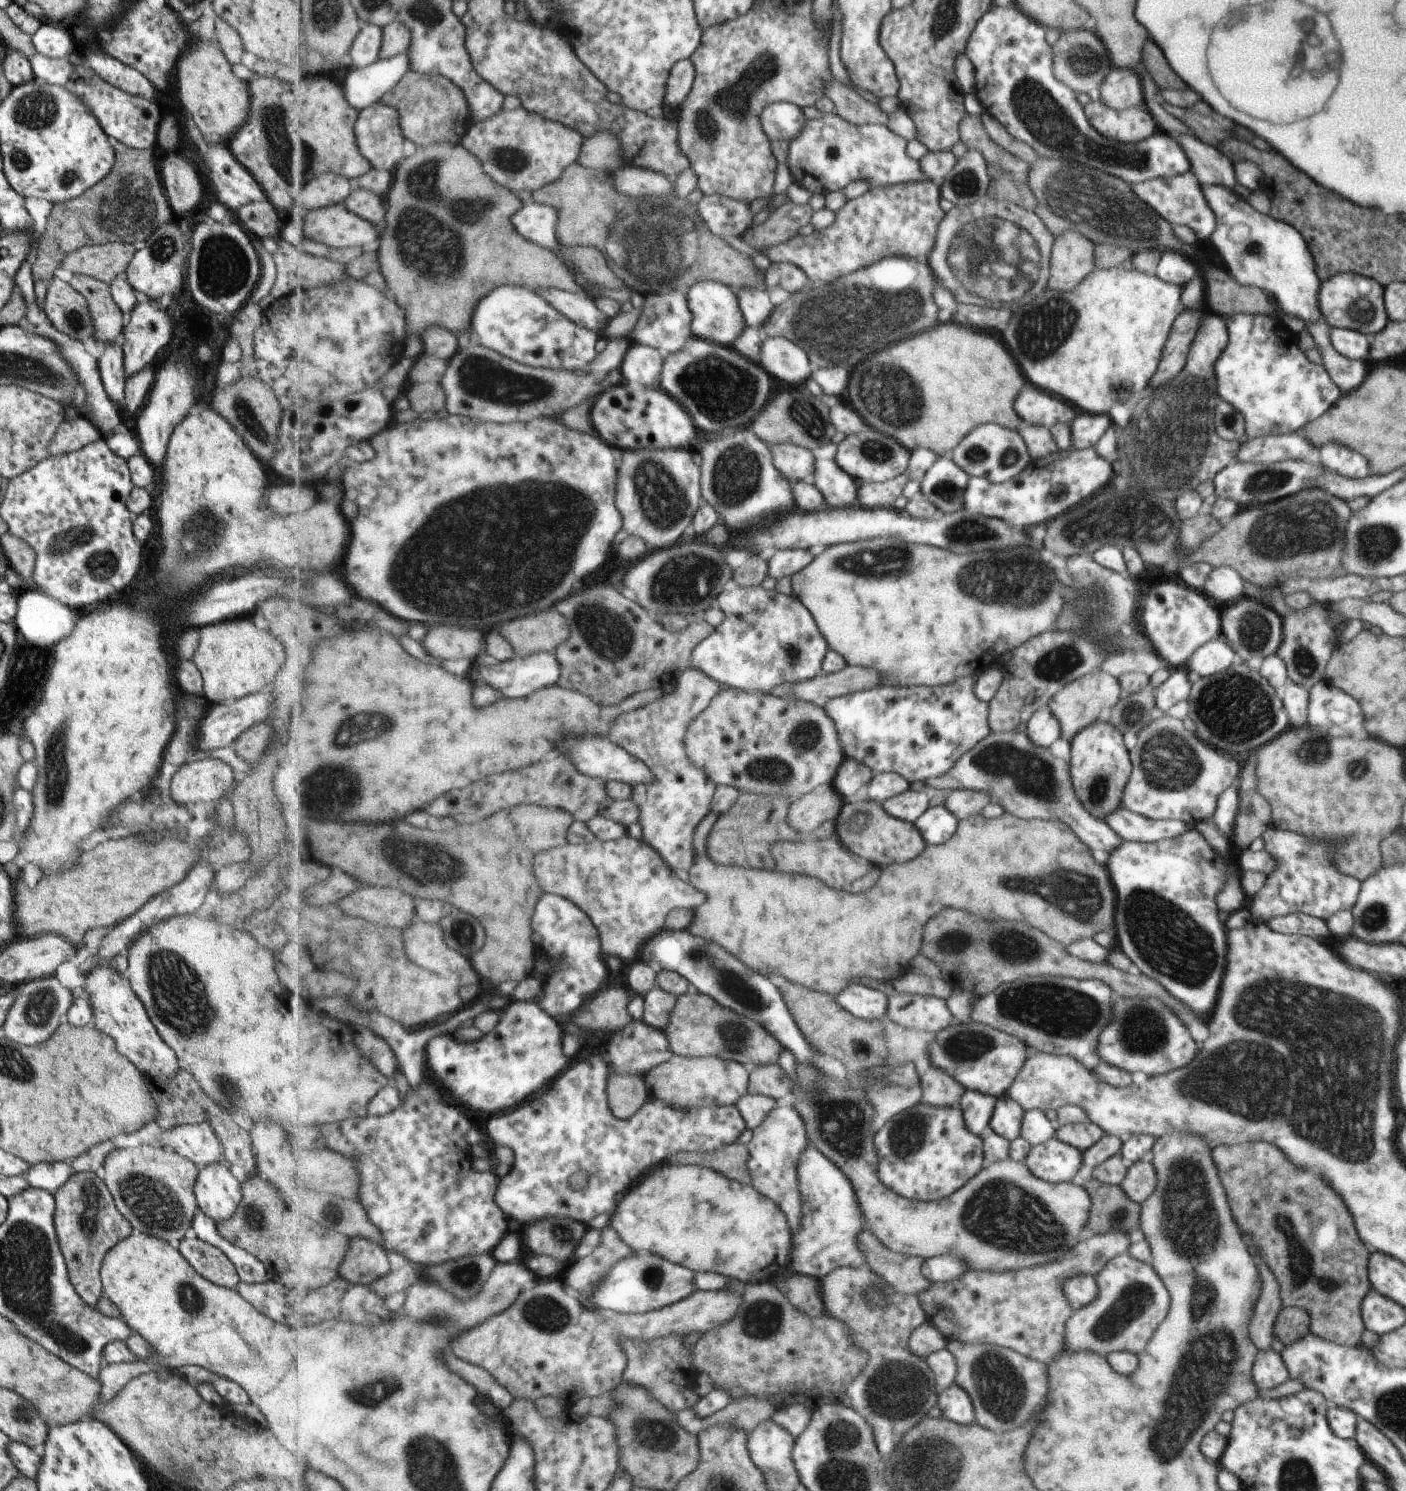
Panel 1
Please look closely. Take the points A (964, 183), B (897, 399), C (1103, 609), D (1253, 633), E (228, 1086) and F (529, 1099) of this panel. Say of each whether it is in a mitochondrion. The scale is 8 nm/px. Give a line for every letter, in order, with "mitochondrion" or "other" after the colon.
A: mitochondrion
B: mitochondrion
C: mitochondrion
D: mitochondrion
E: mitochondrion
F: other

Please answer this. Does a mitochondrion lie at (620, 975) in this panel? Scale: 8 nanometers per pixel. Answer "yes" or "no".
no

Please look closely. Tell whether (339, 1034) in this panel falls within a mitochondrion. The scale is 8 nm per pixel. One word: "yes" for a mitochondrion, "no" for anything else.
no

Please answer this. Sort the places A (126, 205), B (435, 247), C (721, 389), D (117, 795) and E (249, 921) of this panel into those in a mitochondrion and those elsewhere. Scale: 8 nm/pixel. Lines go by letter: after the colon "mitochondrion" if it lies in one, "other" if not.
A: mitochondrion
B: mitochondrion
C: mitochondrion
D: other
E: other

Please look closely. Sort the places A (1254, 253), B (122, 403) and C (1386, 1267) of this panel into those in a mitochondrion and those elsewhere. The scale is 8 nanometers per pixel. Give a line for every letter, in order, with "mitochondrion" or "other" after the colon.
A: mitochondrion
B: other
C: other

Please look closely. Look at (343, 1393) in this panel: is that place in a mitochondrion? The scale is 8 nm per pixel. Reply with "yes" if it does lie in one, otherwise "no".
yes

